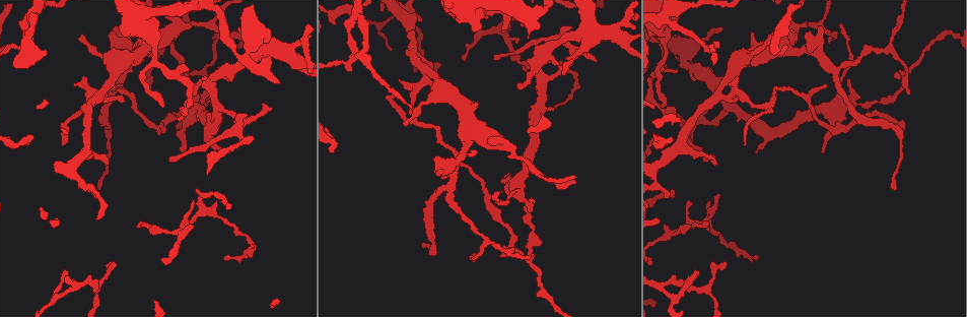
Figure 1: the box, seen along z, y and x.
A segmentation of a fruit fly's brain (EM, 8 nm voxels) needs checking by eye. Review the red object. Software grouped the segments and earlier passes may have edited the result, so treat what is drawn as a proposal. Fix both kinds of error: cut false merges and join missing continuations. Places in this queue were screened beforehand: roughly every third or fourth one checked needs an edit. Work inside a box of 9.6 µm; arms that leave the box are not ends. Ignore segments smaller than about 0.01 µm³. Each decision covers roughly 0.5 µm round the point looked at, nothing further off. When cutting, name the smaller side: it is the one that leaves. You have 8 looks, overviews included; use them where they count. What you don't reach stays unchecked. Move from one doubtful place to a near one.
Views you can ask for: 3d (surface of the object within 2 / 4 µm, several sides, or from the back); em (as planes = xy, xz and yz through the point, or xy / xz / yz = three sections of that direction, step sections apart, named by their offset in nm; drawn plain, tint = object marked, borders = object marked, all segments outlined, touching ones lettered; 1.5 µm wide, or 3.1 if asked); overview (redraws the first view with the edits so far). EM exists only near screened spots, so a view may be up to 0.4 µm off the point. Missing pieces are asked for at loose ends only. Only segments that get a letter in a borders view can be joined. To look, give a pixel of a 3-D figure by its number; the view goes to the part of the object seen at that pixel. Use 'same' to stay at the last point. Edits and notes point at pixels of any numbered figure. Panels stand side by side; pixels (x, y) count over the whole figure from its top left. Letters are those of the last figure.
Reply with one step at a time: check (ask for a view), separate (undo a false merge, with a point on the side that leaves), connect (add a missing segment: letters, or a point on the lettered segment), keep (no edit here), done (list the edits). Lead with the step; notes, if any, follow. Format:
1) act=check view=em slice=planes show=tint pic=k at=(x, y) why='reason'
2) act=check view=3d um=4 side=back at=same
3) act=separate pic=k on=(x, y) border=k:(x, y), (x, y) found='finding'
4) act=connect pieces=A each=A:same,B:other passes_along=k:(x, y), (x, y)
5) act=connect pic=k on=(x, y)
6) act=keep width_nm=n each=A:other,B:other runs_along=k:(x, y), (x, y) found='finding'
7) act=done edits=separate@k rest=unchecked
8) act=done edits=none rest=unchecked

act=check view=em slice=planes show=tint pic=1 at=(415, 118) why='abrupt turn'

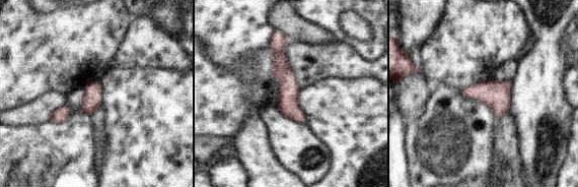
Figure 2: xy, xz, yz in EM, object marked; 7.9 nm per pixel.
act=check view=em slice=planes show=borders at=same

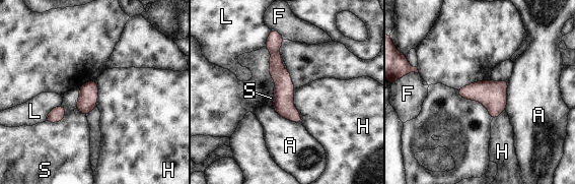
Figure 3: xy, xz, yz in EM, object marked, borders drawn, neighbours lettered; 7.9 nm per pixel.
act=keep longest_contact=A:280nm each=A:other,F:other,H:other,L:other,S:other runs_along=3:(276, 34), (284, 106), (299, 121) found='one cell here'

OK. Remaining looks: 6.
act=check view=em slice=yz step=4 show=tint pic=1 at=(526, 71) why='tapers out'

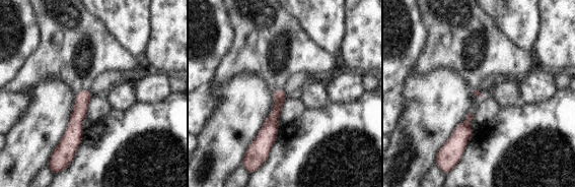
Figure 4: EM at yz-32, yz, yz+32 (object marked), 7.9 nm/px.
act=check view=em slice=planes show=borders at=same

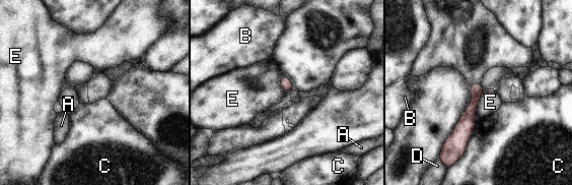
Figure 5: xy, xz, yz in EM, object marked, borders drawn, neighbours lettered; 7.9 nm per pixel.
act=keep each=A:other,B:other,C:other,D:other,E:other found='no lettered segment goes on from it'

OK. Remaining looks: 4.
act=check view=em slice=planes show=borders pic=1 at=(245, 122) why='abrupt turn'

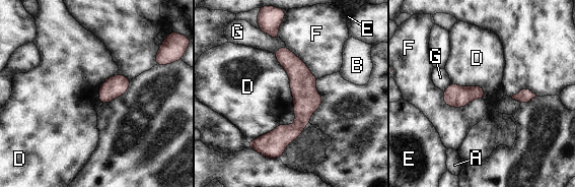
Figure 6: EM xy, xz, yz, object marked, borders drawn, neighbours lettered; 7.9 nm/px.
act=keep each=A:other,B:other,D:other,E:other,F:other,G:other found='all the same cell'

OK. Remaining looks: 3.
act=done edits=none rest=unchecked

